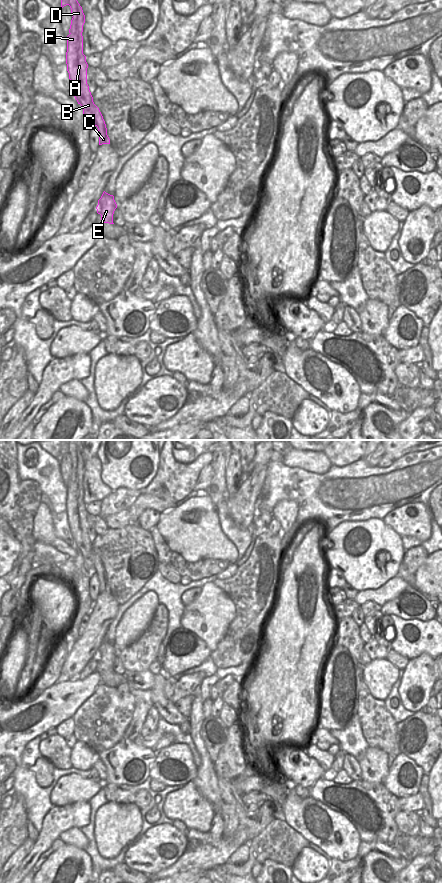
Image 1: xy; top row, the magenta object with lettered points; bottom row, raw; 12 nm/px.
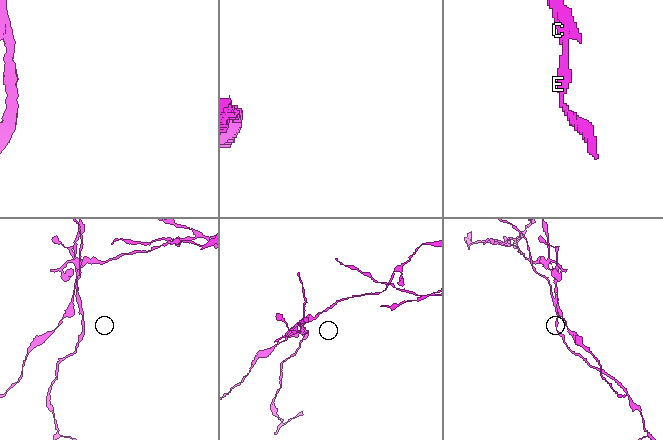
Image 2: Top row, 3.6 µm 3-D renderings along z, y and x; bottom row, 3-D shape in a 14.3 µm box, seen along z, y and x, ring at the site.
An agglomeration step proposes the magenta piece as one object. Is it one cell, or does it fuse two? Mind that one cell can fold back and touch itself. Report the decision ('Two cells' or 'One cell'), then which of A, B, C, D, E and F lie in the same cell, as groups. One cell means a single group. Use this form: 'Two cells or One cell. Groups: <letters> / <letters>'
Two cells. Groups: A D F / B C E

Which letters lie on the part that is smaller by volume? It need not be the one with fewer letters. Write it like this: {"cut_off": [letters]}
{"cut_off": ["B", "C", "E"]}

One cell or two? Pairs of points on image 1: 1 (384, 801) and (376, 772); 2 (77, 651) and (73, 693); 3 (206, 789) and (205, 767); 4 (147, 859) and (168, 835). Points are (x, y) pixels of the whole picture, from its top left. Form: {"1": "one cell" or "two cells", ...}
{"1": "two cells", "2": "two cells", "3": "one cell", "4": "one cell"}

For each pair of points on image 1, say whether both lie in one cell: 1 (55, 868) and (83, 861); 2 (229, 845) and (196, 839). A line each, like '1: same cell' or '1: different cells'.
1: same cell
2: same cell

